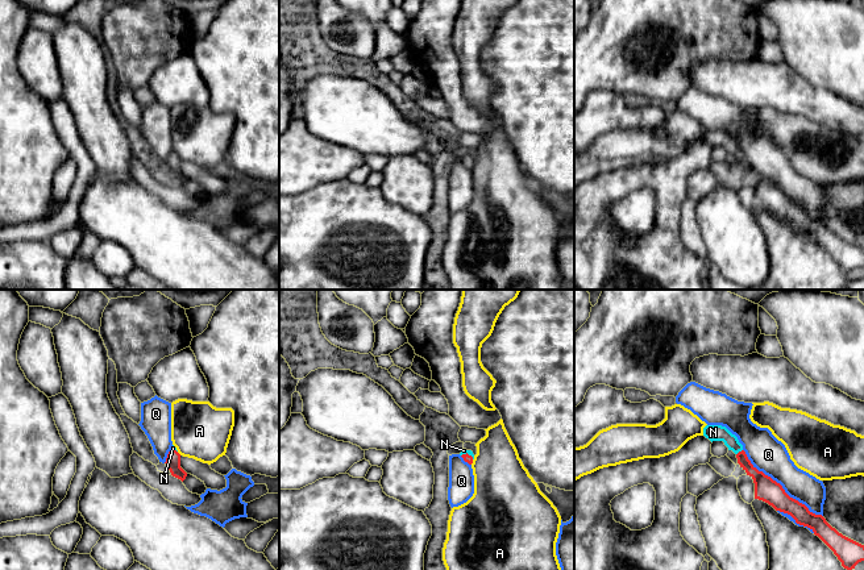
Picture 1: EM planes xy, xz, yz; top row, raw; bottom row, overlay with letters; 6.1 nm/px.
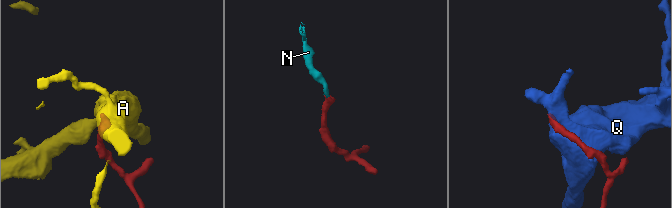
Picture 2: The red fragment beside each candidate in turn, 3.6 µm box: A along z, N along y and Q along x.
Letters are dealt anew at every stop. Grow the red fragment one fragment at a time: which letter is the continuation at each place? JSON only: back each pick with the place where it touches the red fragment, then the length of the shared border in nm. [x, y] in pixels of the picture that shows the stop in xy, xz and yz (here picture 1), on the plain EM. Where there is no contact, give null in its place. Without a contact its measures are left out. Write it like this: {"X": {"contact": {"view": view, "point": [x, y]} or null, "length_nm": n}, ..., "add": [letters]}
{"N": {"contact": {"view": "yz", "point": [739, 157]}, "length_nm": 50}, "add": ["N"]}

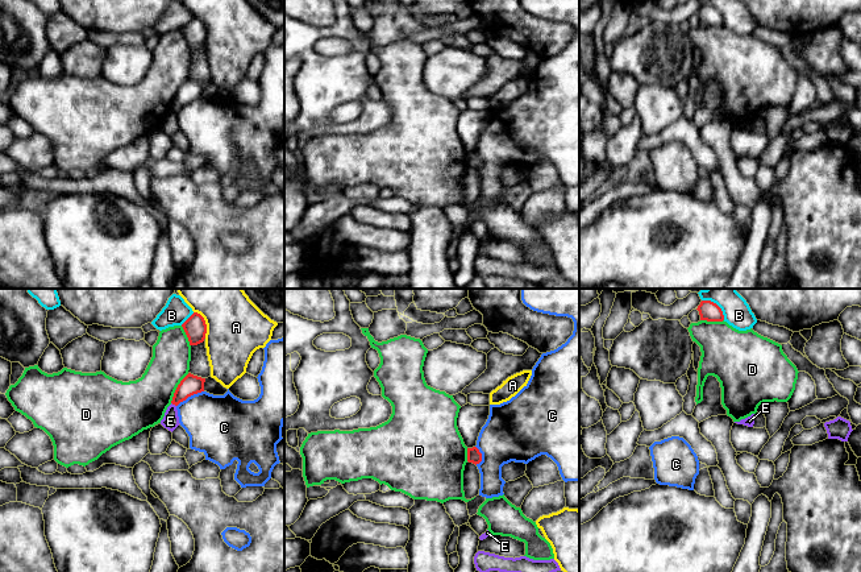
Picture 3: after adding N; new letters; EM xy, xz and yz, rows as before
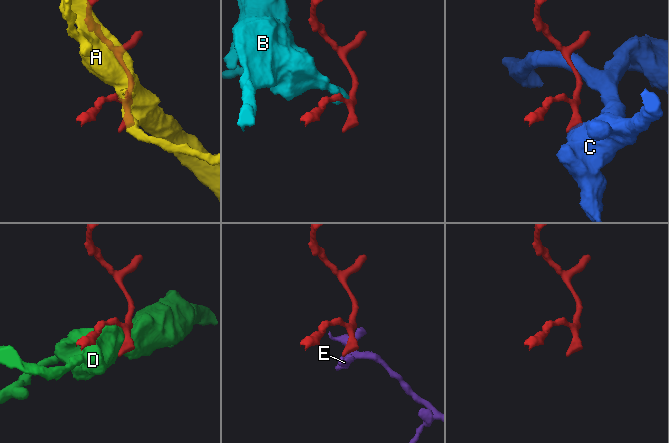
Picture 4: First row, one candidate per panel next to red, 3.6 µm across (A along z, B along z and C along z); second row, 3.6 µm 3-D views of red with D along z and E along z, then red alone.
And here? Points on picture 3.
{"add": []}

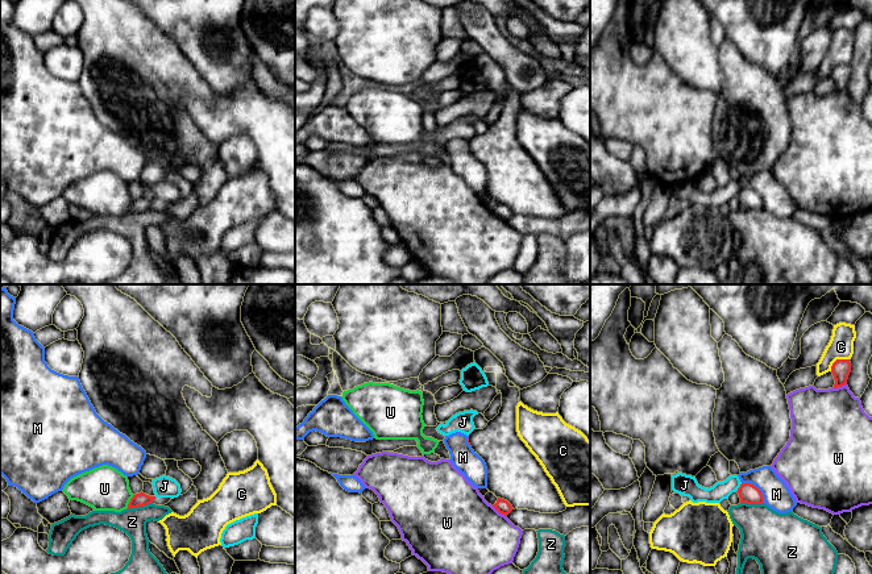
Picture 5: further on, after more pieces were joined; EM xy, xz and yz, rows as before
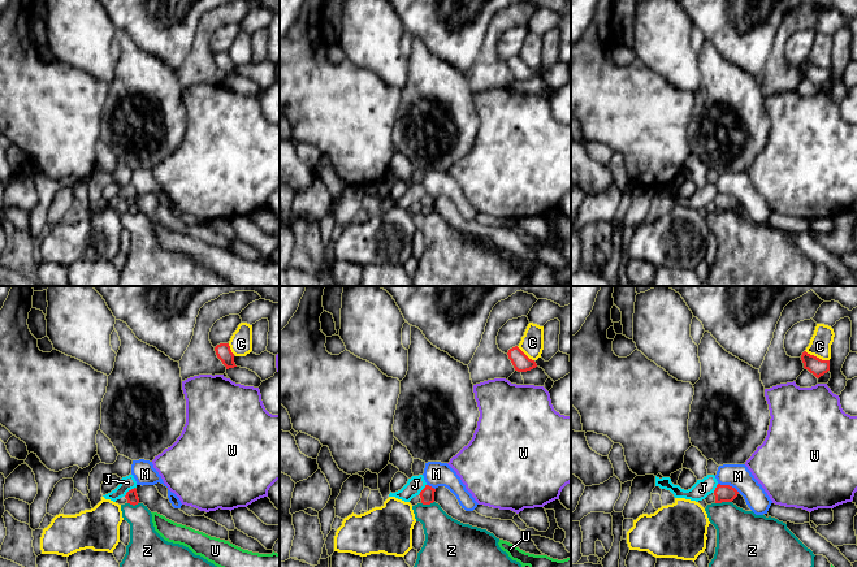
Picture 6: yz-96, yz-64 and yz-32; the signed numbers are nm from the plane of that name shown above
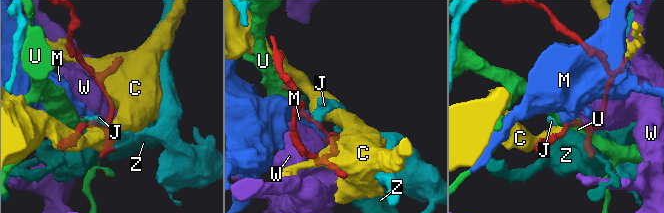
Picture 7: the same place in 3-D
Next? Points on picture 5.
{"add": []}

